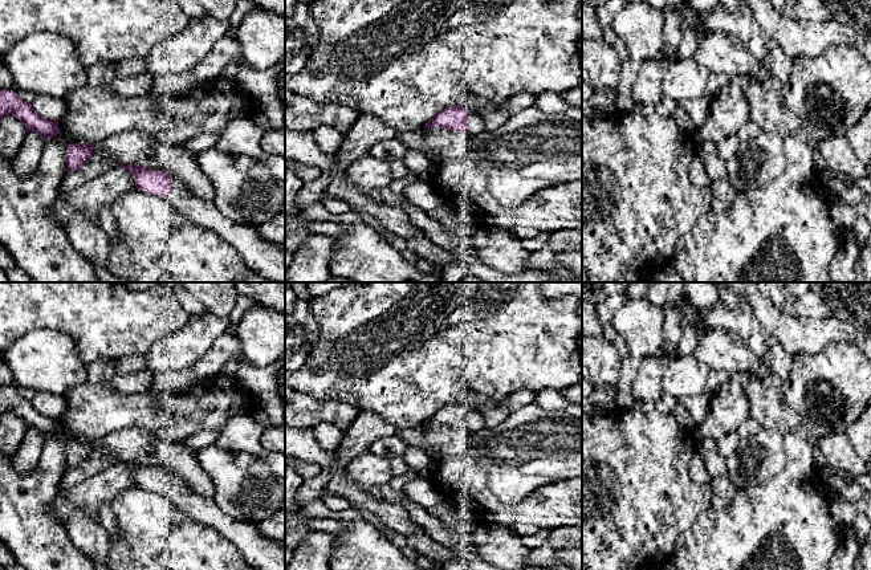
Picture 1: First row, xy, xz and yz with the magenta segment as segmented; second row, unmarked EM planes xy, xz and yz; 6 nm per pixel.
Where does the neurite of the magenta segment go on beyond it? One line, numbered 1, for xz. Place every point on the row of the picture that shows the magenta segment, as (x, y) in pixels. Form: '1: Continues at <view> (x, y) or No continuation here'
1: Continues at xz (475, 125)

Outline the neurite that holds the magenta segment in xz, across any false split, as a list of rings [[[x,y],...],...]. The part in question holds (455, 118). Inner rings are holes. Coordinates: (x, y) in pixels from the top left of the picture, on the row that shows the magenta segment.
[[[460,105],[449,106],[426,123],[427,127],[443,127],[469,133],[472,137],[485,133],[481,114],[471,113]]]

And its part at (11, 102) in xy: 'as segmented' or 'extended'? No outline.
as segmented

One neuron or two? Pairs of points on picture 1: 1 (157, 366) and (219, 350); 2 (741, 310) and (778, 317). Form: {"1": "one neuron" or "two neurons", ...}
{"1": "two neurons", "2": "two neurons"}

